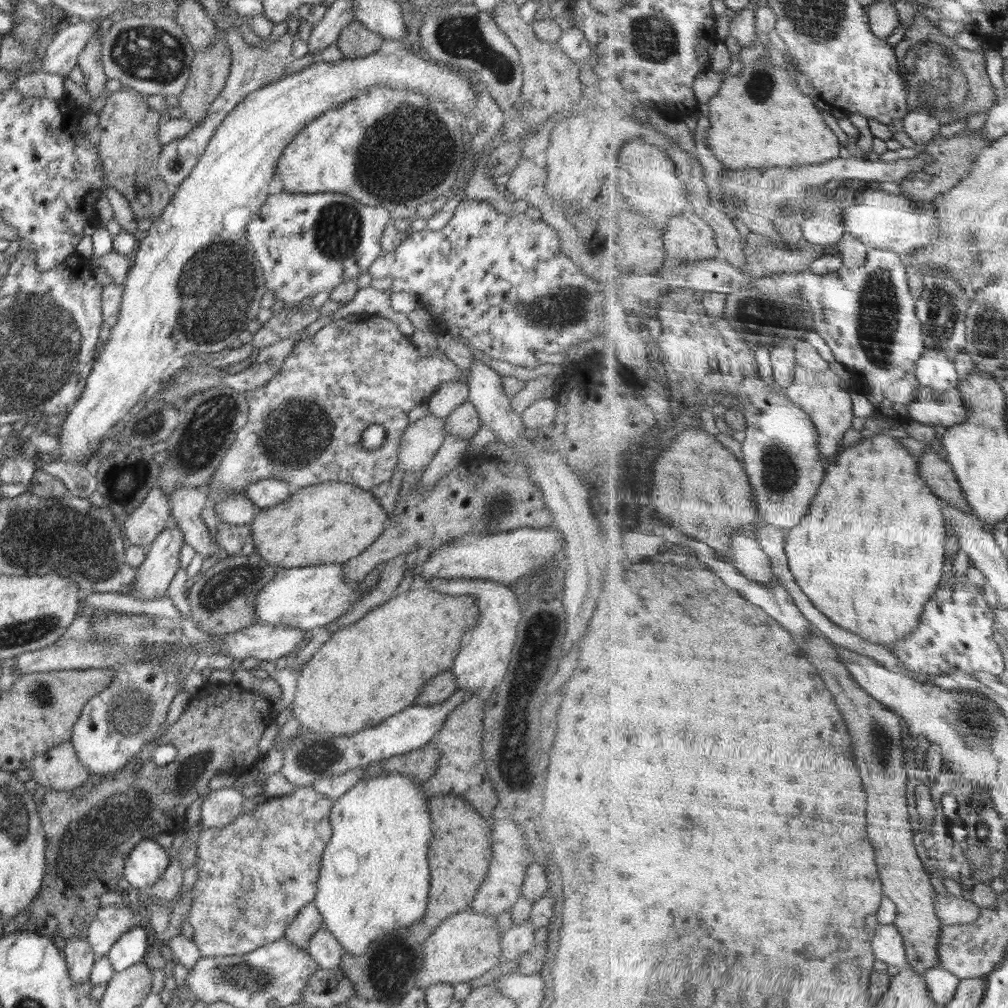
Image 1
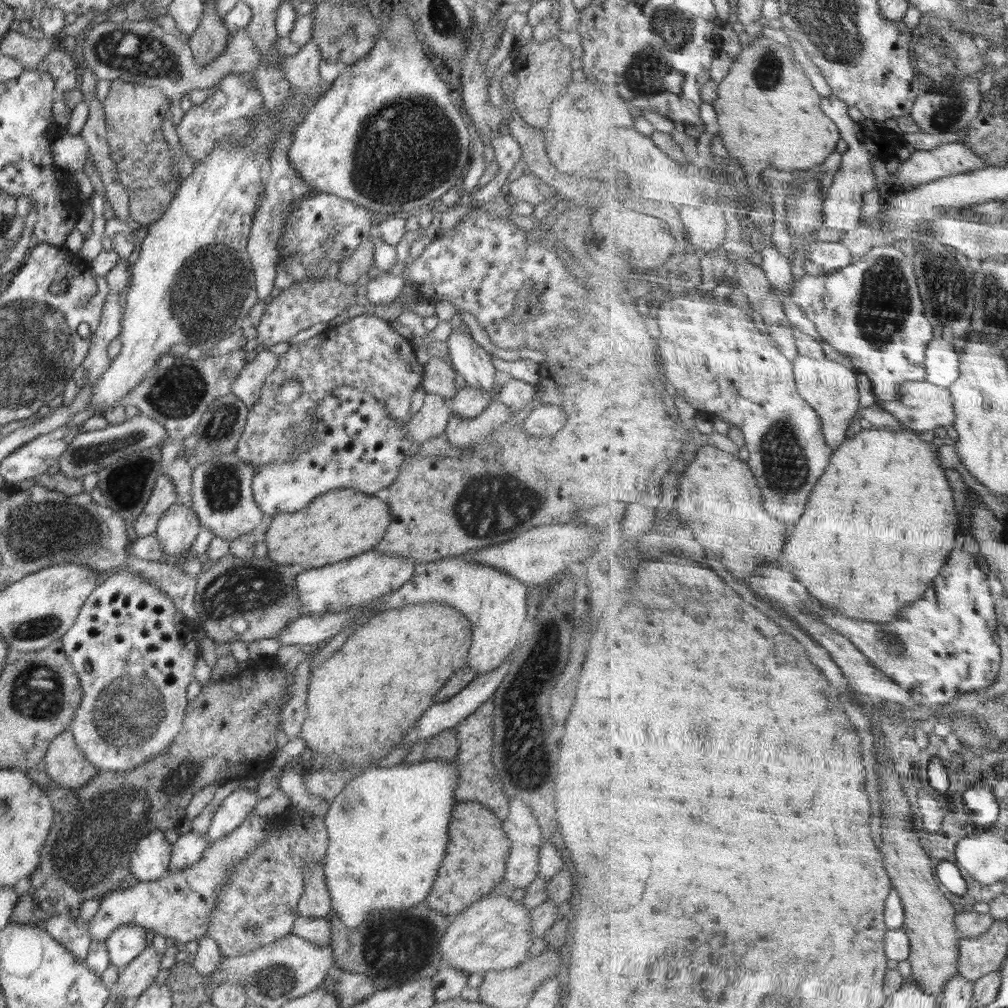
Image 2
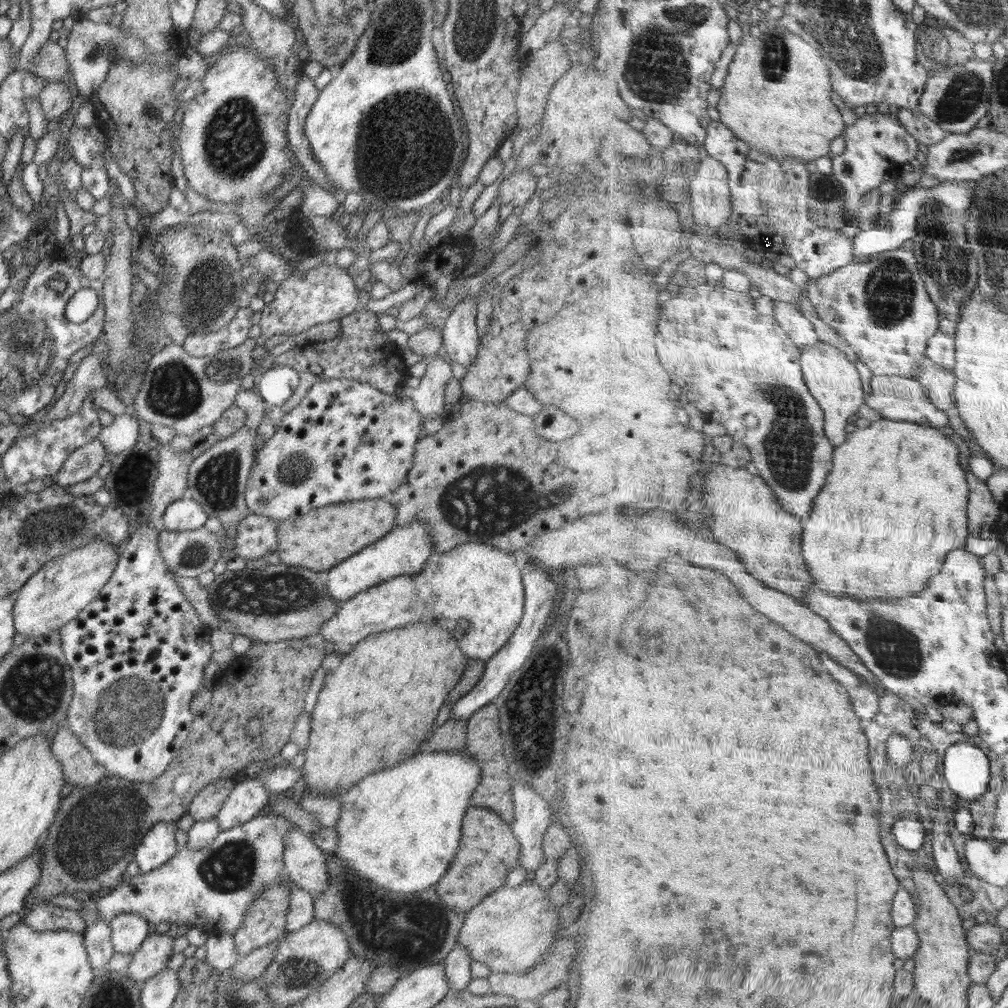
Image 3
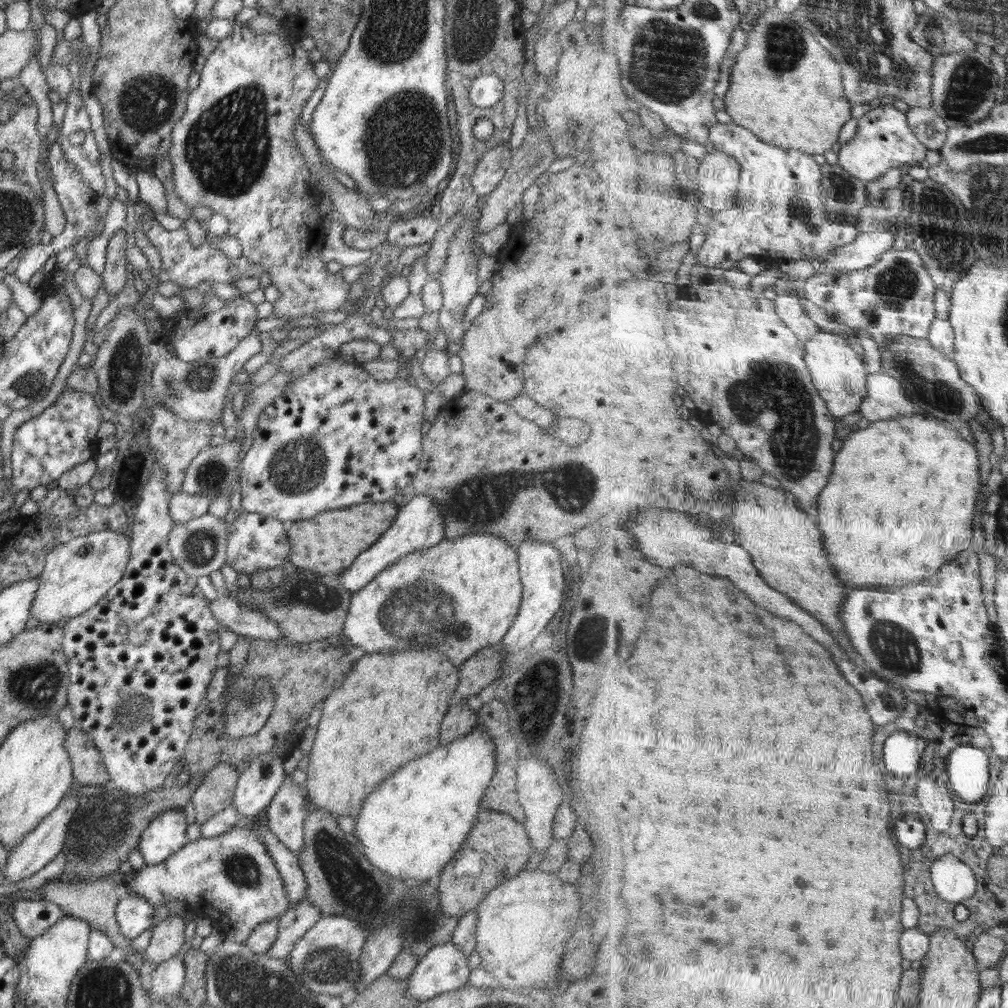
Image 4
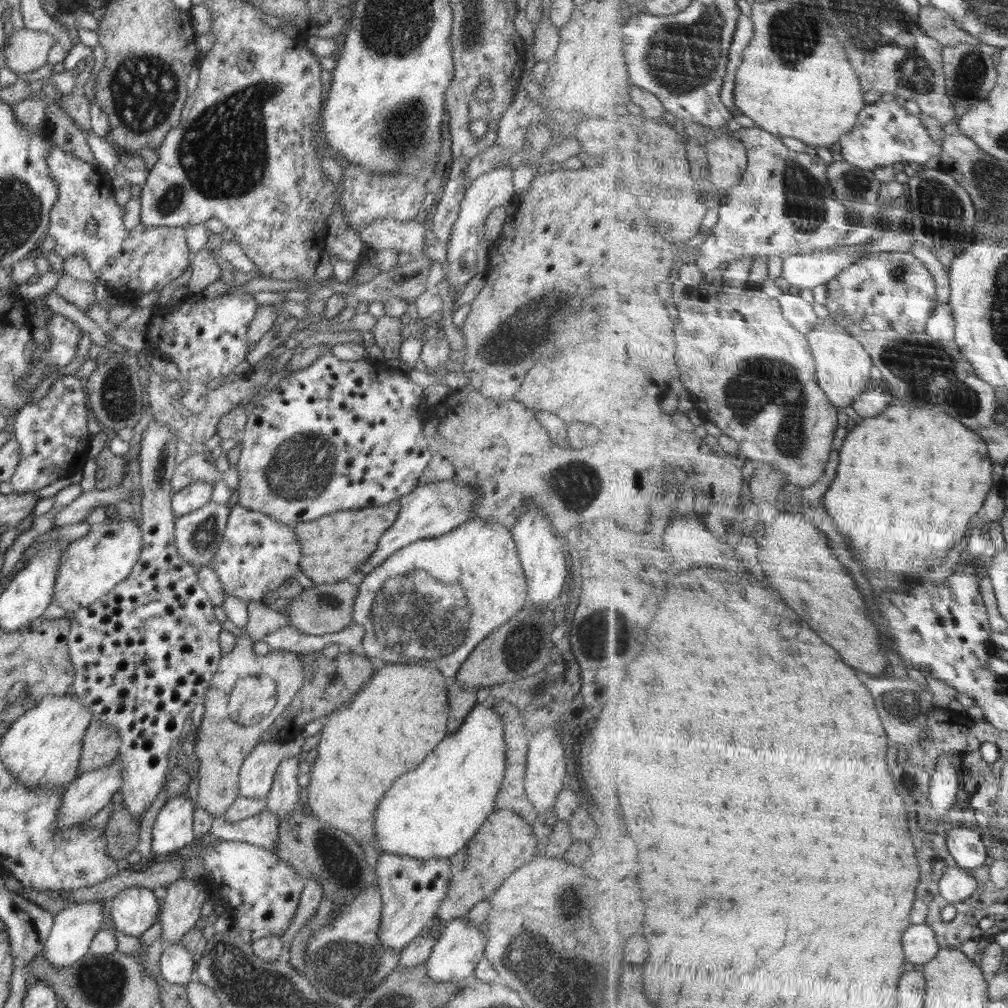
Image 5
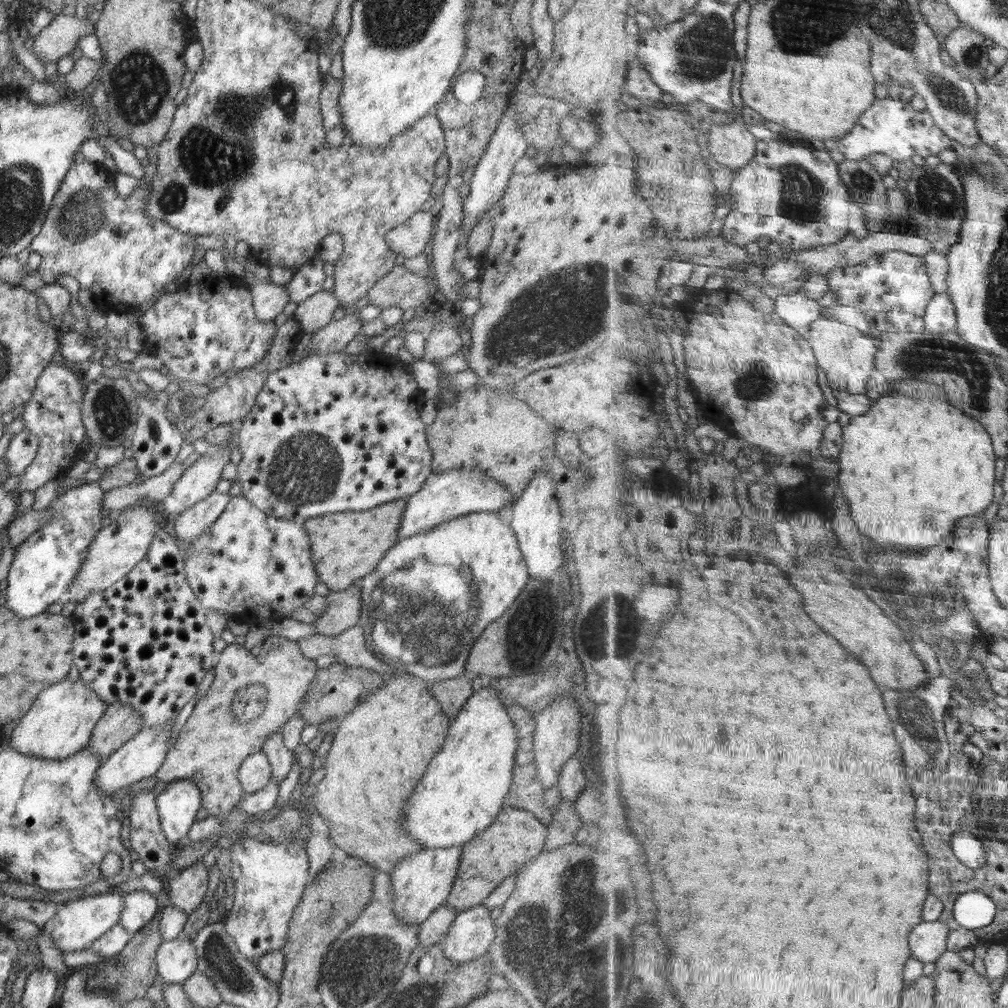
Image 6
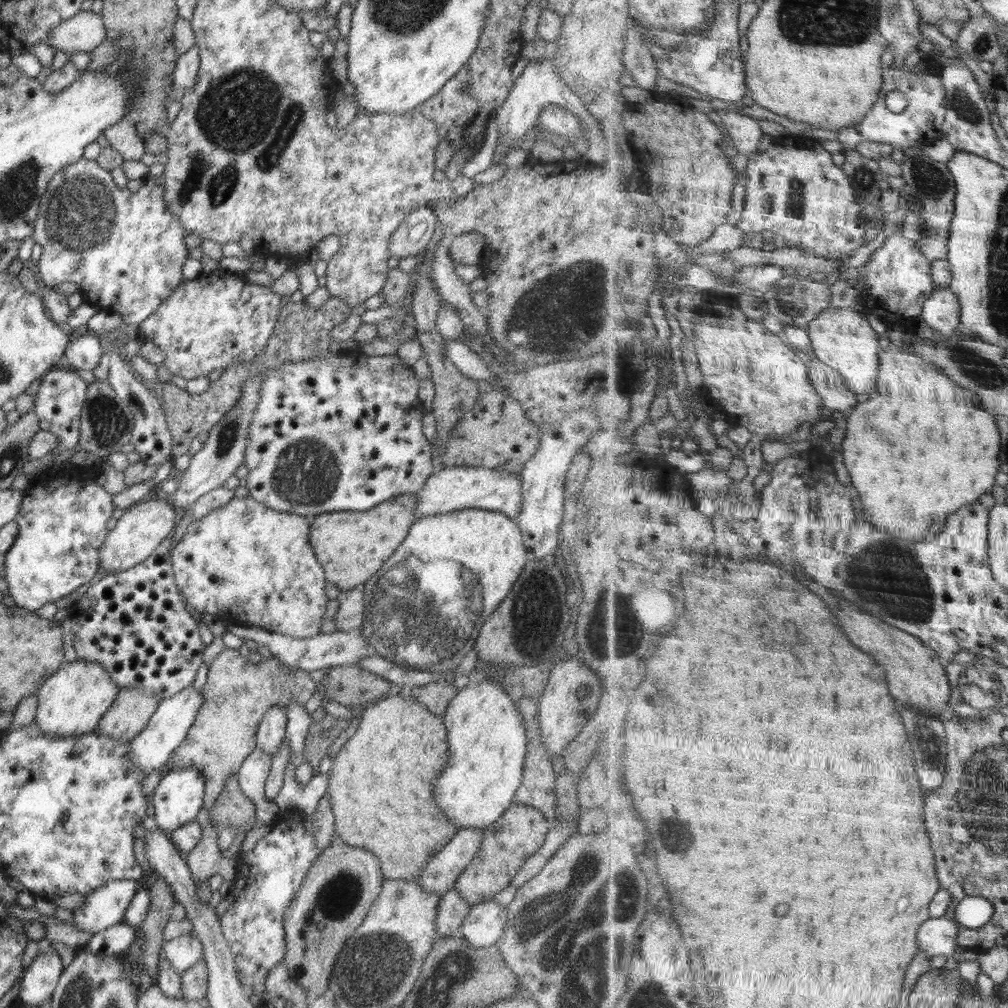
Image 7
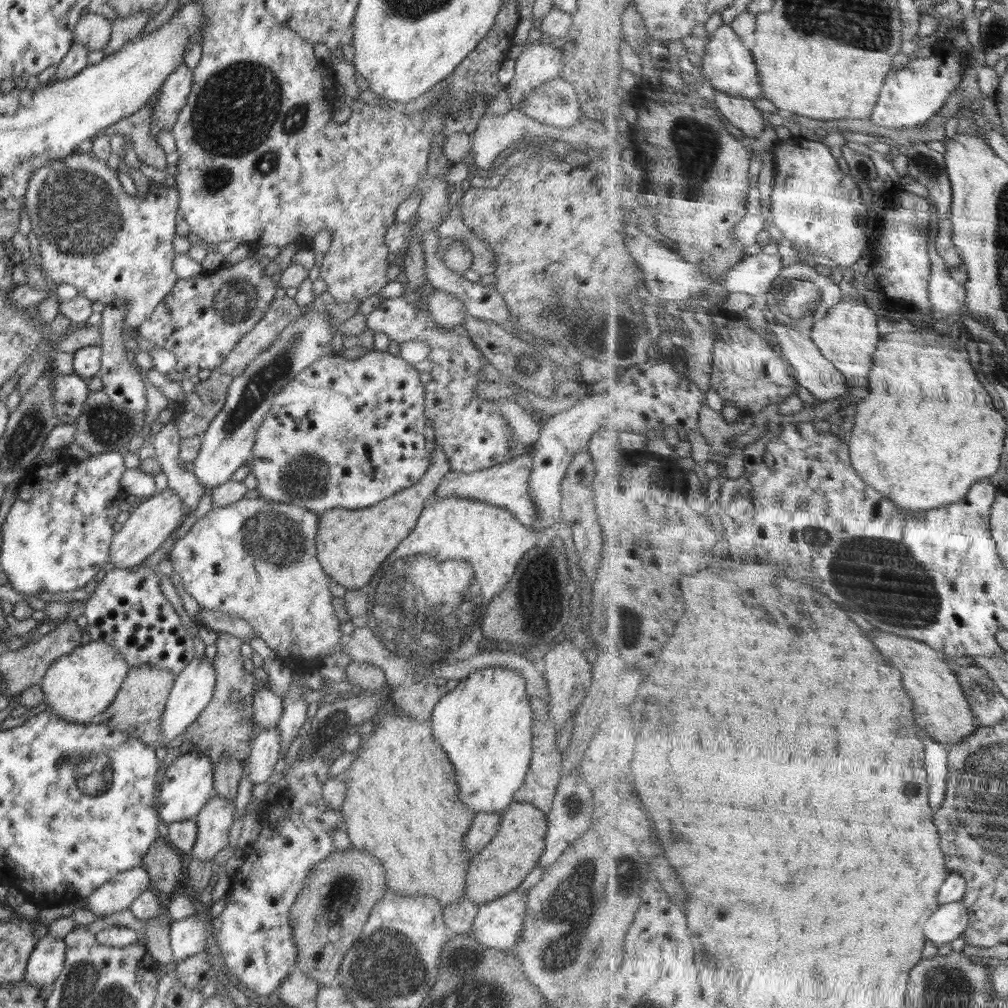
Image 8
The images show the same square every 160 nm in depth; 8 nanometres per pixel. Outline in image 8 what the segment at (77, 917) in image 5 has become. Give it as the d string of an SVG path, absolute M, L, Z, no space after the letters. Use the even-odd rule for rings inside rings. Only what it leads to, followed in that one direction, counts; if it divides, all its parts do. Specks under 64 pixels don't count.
M144 867L120 872L92 892L88 897L88 910L98 918L112 916L127 910L136 897L149 888L150 878Z

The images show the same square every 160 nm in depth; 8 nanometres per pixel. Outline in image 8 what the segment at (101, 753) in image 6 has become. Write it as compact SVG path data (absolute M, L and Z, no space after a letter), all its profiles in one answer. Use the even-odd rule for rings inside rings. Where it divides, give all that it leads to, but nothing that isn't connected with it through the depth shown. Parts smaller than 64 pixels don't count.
M160 667L131 668L127 671L118 694L108 705L108 708L98 716L98 721L115 728L117 731L136 737L140 742L154 750L166 746L161 731L161 720L174 681L175 674Z

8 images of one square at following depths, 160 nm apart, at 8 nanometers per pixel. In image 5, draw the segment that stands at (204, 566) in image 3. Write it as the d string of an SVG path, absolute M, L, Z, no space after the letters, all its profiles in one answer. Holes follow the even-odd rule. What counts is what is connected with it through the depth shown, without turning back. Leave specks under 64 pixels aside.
M210 501L204 508L198 508L190 514L177 516L175 520L175 545L178 554L199 570L202 566L209 566L214 558L215 550L223 539L223 532L228 522L230 509L226 505Z

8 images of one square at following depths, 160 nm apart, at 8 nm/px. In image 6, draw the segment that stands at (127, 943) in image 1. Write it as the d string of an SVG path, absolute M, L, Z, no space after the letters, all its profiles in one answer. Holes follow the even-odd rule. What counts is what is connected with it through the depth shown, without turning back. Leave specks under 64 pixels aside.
M146 891L126 894L120 911L120 926L130 934L142 930L156 918L163 899Z

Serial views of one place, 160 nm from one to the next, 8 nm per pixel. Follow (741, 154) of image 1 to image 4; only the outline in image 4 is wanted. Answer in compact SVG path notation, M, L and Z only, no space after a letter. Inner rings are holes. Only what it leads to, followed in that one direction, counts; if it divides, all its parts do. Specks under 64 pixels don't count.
M777 6L762 10L762 15L749 36L750 41L740 53L733 72L731 89L725 98L727 111L735 118L735 122L751 128L770 144L808 151L813 155L824 155L828 150L832 150L840 138L842 128L852 120L854 110L853 104L846 96L843 65L834 60L834 56L814 38L810 30L794 21L790 14L782 12Z

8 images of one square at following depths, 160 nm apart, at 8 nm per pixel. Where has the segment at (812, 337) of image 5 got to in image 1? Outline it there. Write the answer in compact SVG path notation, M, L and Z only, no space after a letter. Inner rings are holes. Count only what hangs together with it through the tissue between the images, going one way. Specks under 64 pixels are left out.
M798 365L796 372L798 372L798 380L794 382L793 386L785 389L785 395L794 404L804 408L804 412L808 412L812 417L816 428L819 429L820 450L829 461L834 462L839 454L844 451L843 440L846 438L848 430L854 428L852 422L856 416L854 415L852 394L844 386L845 381L834 370L816 371Z

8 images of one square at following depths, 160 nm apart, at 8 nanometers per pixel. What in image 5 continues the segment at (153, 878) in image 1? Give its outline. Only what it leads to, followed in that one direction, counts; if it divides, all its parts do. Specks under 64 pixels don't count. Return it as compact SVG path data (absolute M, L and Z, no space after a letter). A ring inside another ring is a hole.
M182 794L168 799L152 828L152 858L163 859L189 850L195 839L193 812L195 802Z

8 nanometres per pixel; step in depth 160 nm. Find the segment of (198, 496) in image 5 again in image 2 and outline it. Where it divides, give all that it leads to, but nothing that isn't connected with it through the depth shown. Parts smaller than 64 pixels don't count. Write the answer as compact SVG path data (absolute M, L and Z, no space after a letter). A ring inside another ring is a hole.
M180 500L162 514L154 533L165 554L165 562L177 562L192 547L201 525L197 515L188 506L180 504Z

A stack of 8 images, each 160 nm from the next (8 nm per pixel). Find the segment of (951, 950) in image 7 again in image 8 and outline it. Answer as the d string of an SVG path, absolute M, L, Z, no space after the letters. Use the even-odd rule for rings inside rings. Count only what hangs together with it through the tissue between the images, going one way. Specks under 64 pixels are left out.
M964 901L940 906L940 912L932 916L926 928L929 940L933 941L936 946L958 940L969 928L971 913L968 910Z

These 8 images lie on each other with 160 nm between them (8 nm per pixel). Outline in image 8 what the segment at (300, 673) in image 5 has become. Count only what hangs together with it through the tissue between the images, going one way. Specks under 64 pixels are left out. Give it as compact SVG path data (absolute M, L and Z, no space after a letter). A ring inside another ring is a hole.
M218 632L218 654L212 660L216 673L215 691L206 708L187 728L184 738L192 742L192 750L209 756L212 764L223 756L231 756L241 763L251 753L251 744L256 738L256 734L253 734L255 716L252 695L254 691L266 687L266 684L244 670L241 644L242 640L237 636Z

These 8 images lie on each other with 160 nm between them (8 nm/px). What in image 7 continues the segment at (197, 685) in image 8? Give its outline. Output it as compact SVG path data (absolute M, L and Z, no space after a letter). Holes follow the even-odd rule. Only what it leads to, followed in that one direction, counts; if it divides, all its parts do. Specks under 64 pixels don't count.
M192 684L192 686L183 688L182 691L159 702L146 728L143 728L138 736L129 742L131 761L141 773L148 776L168 762L168 758L171 758L176 748L182 744L190 727L194 724L197 712L202 706L203 698L203 690L198 691Z

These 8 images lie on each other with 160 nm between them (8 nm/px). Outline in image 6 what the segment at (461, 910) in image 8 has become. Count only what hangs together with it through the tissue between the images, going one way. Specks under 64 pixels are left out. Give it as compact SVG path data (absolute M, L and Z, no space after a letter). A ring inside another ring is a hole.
M444 903L418 927L420 947L428 948L432 945L441 945L445 941L448 929L457 914L452 909Z

